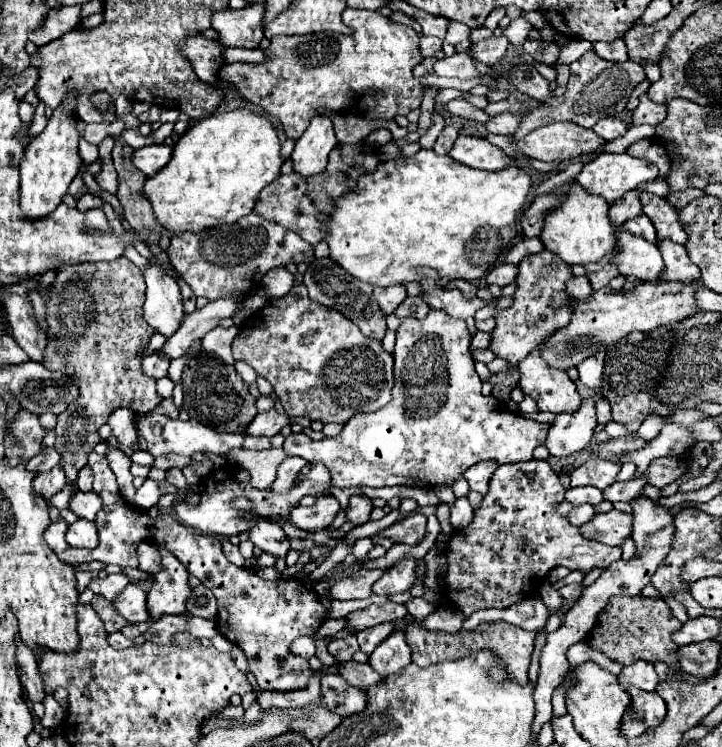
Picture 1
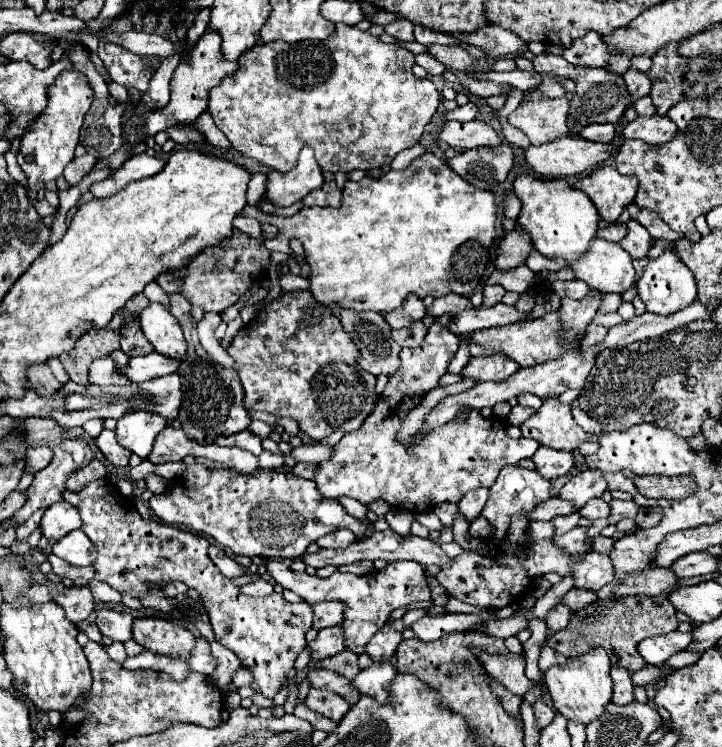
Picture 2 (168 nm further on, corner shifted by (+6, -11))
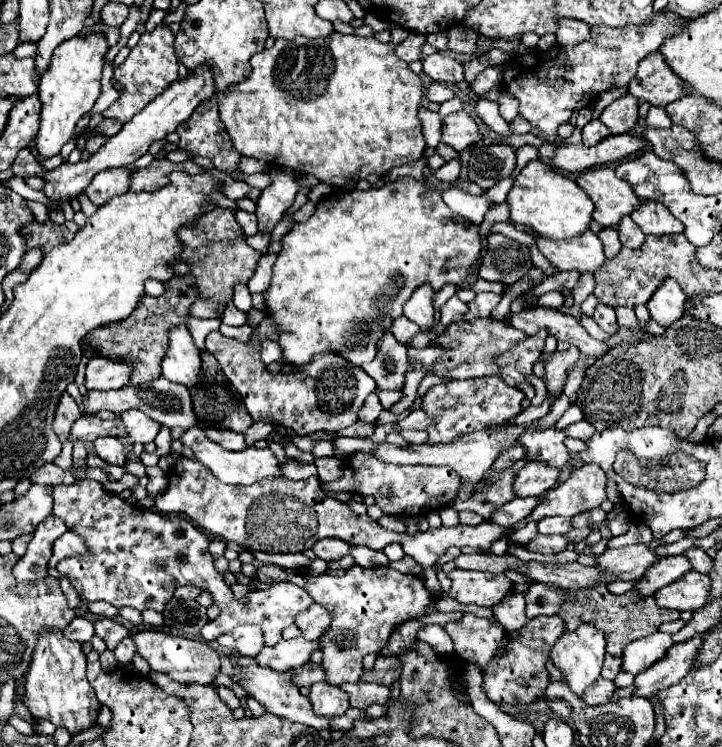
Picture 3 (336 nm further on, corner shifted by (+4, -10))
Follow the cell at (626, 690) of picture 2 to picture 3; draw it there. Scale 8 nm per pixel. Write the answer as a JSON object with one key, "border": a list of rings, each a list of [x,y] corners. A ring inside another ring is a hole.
{"border":[[[603,677],[597,679],[595,687],[591,687],[591,691],[587,691],[587,695],[583,695],[583,701],[587,705],[601,705],[601,703],[607,703],[613,699],[617,687],[613,681],[607,681]]]}

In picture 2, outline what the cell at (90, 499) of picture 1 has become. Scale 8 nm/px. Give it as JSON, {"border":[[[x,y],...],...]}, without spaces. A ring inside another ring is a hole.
{"border":[[[57,502],[49,510],[45,510],[39,528],[47,540],[59,540],[67,532],[81,528],[81,516],[79,516],[77,508],[73,508],[71,504]]]}

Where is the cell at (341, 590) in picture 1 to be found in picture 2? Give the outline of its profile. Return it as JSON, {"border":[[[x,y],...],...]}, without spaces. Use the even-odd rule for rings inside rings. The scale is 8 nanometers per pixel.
{"border":[[[319,602],[313,606],[313,628],[323,630],[329,626],[341,624],[343,618],[343,604],[341,602]]]}

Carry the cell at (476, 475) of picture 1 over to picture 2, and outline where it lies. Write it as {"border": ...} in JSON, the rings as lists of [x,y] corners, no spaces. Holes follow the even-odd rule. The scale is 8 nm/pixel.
{"border":[[[477,488],[471,490],[469,494],[465,494],[459,502],[459,516],[463,516],[467,522],[473,522],[481,516],[481,510],[487,502],[487,488]]]}

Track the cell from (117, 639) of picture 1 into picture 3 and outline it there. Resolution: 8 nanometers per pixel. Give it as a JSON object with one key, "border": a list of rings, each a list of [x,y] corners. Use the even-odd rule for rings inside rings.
{"border":[[[125,637],[117,647],[115,647],[115,657],[121,665],[129,663],[133,659],[133,653],[135,653],[135,643],[131,637]]]}

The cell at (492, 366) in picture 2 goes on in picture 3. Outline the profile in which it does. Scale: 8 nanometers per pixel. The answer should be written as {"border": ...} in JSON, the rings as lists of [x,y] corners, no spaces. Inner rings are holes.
{"border":[[[477,377],[477,379],[453,379],[445,385],[431,387],[421,399],[427,415],[433,417],[433,425],[427,429],[427,443],[449,443],[463,433],[479,431],[487,425],[503,425],[521,411],[523,391],[509,387],[501,377]]]}

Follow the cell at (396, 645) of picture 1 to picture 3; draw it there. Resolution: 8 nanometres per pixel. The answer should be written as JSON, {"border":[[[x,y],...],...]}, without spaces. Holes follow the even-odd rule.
{"border":[[[357,681],[357,683],[341,683],[339,685],[351,701],[351,707],[357,709],[367,709],[373,703],[387,703],[391,689],[387,685],[377,685],[377,683],[365,683],[365,681]]]}

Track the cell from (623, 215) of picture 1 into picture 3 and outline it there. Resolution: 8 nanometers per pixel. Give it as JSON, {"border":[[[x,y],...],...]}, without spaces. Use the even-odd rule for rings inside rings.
{"border":[[[603,229],[603,231],[599,233],[599,239],[603,241],[603,247],[605,247],[609,259],[615,257],[615,255],[619,253],[619,249],[621,249],[621,241],[619,241],[619,233],[617,233],[615,229]]]}

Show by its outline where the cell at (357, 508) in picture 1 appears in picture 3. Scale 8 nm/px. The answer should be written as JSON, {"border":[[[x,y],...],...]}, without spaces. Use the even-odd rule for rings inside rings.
{"border":[[[321,539],[315,543],[313,551],[323,561],[337,561],[351,551],[351,545],[345,543],[343,539]]]}

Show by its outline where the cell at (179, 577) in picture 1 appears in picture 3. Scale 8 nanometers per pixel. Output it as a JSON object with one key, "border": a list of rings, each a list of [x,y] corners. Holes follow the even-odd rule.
{"border":[[[141,629],[133,635],[133,641],[137,645],[137,651],[141,653],[141,657],[149,663],[153,671],[161,671],[179,683],[211,685],[213,679],[219,675],[217,651],[201,641],[187,639],[187,637],[175,637],[175,635],[157,631],[157,629]]]}

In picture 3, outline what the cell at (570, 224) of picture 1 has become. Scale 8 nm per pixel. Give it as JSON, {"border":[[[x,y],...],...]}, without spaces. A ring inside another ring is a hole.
{"border":[[[533,159],[529,161],[521,175],[515,179],[513,189],[507,195],[511,207],[511,221],[531,227],[537,235],[543,235],[553,241],[575,239],[589,229],[593,215],[593,201],[581,191],[581,187],[571,181],[567,175],[553,171],[549,165]]]}

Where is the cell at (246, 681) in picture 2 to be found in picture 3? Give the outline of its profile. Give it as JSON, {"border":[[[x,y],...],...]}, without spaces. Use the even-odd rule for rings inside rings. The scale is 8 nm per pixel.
{"border":[[[221,655],[221,673],[229,675],[231,679],[235,679],[251,697],[255,697],[259,703],[263,703],[267,707],[267,713],[271,715],[279,715],[285,719],[293,719],[297,723],[315,727],[315,729],[329,729],[329,721],[315,715],[311,709],[311,703],[307,697],[299,695],[299,689],[293,683],[293,671],[273,671],[271,667],[263,667],[259,665],[253,657],[243,657],[243,655]]]}

